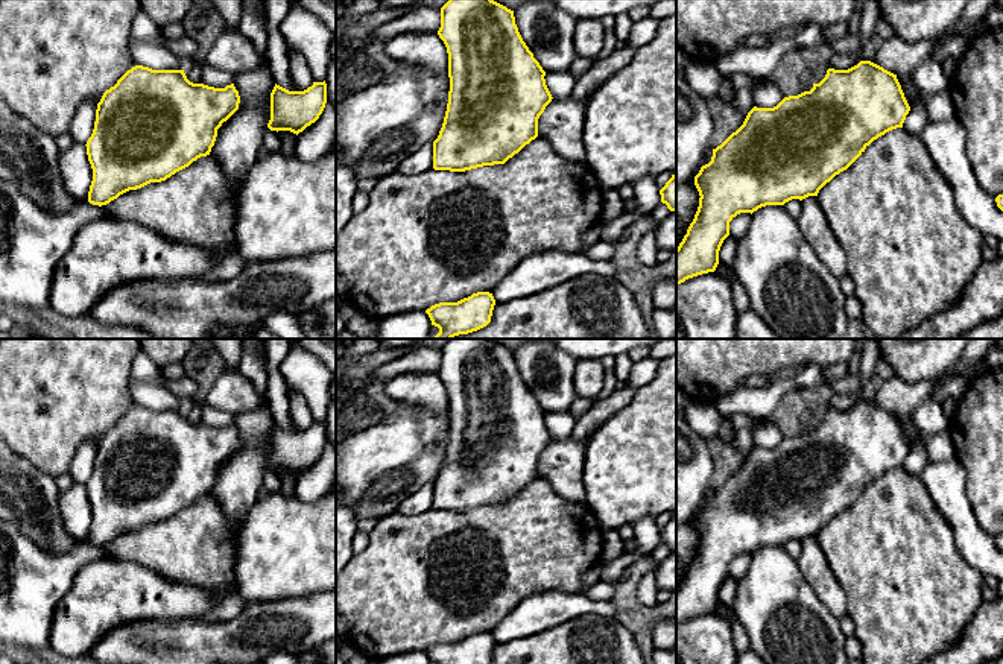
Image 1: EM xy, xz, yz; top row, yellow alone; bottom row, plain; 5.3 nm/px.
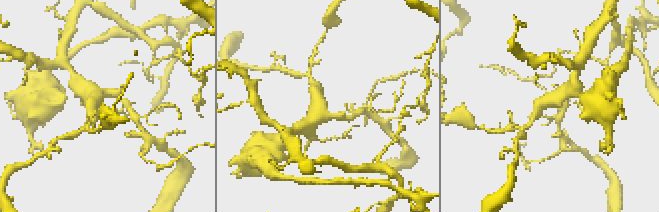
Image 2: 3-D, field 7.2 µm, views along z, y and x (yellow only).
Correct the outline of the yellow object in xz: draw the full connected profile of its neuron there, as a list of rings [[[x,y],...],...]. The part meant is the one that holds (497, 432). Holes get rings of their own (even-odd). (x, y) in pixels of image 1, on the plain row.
[[[450,339],[441,348],[438,375],[448,394],[450,432],[444,463],[433,482],[433,509],[465,512],[505,504],[538,477],[538,459],[553,439],[546,425],[546,412],[523,381],[514,351],[492,339]]]

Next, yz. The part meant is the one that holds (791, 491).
[[[860,401],[848,410],[828,409],[810,432],[784,438],[774,448],[754,447],[743,465],[713,489],[711,501],[695,517],[701,538],[695,559],[676,588],[676,626],[716,611],[729,562],[737,555],[818,536],[874,480],[903,468],[909,451],[897,415],[871,401]]]

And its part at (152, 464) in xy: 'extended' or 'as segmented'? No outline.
as segmented

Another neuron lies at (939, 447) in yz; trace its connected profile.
[[[897,415],[897,419],[910,448],[918,442],[924,445],[929,463],[950,460],[954,457],[953,441],[948,430],[924,436],[916,433],[912,427],[910,415]]]

